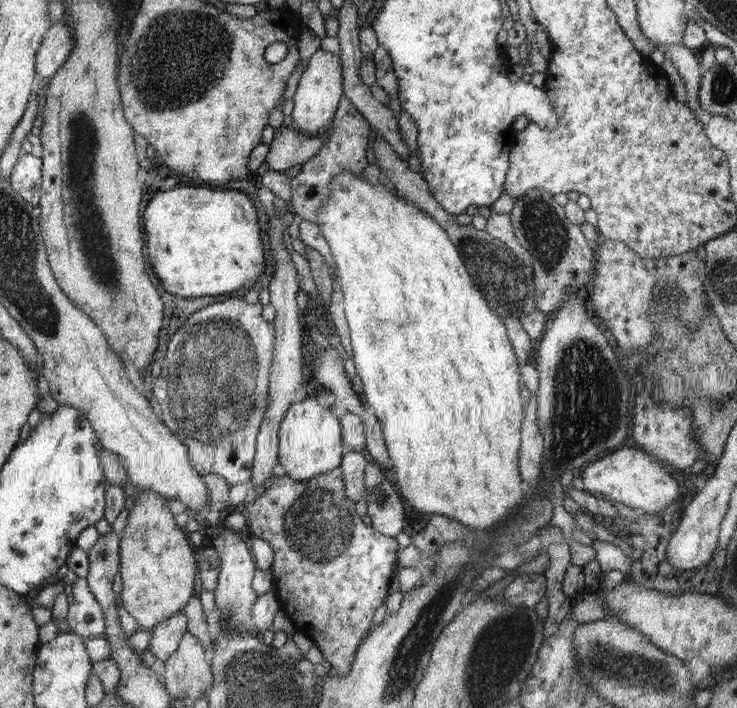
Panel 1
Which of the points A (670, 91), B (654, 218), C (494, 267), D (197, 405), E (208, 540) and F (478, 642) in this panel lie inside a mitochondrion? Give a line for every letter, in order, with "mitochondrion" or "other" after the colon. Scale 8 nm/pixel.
A: other
B: other
C: mitochondrion
D: mitochondrion
E: other
F: mitochondrion

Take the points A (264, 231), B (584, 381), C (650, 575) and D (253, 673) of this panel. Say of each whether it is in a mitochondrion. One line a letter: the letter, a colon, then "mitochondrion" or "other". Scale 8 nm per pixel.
A: other
B: mitochondrion
C: other
D: mitochondrion

